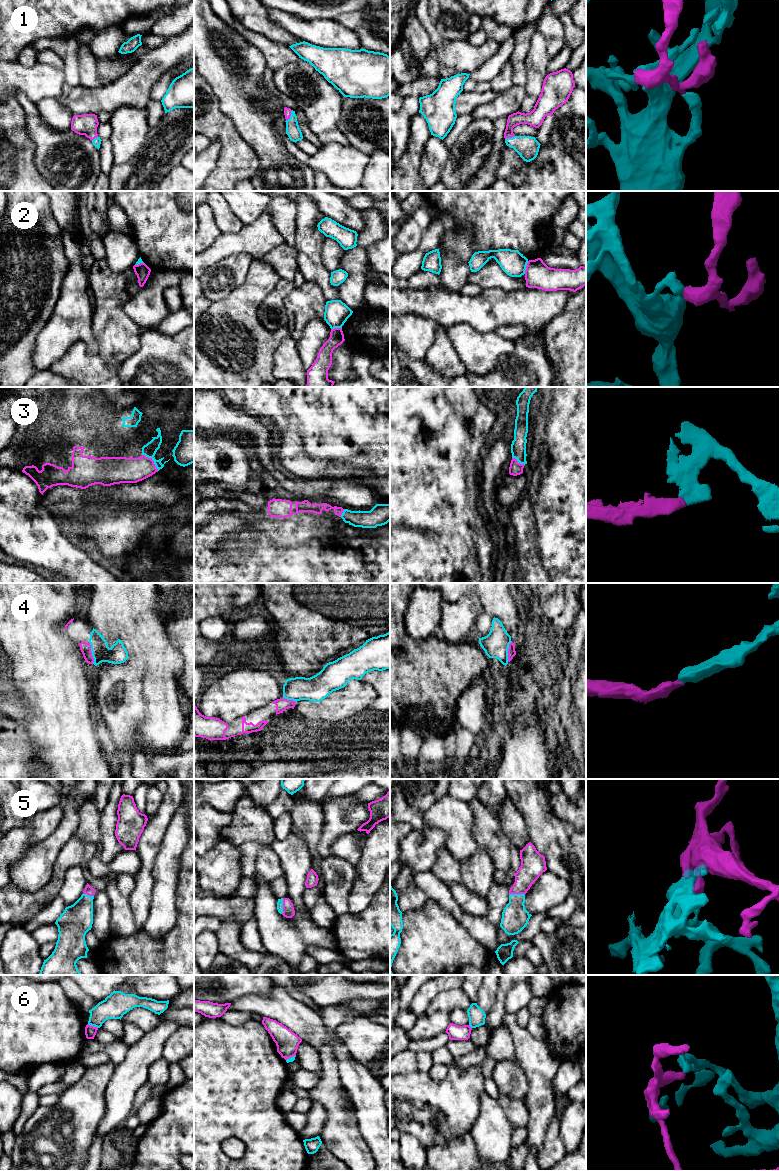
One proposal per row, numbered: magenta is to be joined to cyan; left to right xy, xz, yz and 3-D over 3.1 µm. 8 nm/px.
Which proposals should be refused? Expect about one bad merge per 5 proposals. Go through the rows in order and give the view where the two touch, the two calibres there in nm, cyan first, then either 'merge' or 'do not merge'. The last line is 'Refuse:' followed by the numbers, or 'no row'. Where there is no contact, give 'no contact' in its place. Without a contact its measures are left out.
1: xz | 110/60 nm | merge
2: yz | 200/220 nm | do not merge
3: xy | 110/200 nm | merge
4: xy | 160/90 nm | merge
5: xz | 50/100 nm | merge
6: xy | 200/100 nm | do not merge
Refuse: 2, 6

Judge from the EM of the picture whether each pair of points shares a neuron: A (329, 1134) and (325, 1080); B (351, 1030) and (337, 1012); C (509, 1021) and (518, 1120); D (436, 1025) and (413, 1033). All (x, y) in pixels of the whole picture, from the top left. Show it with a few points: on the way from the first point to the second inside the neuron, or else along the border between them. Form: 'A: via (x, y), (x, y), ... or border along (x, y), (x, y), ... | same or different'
A: via (333, 1121), (333, 1098), (330, 1093) | same
B: border along (366, 1015), (358, 1015), (341, 1023), (334, 1032) | different
C: border along (524, 1098), (528, 1110), (528, 1122) | different
D: via (430, 1025), (419, 1031) | same

